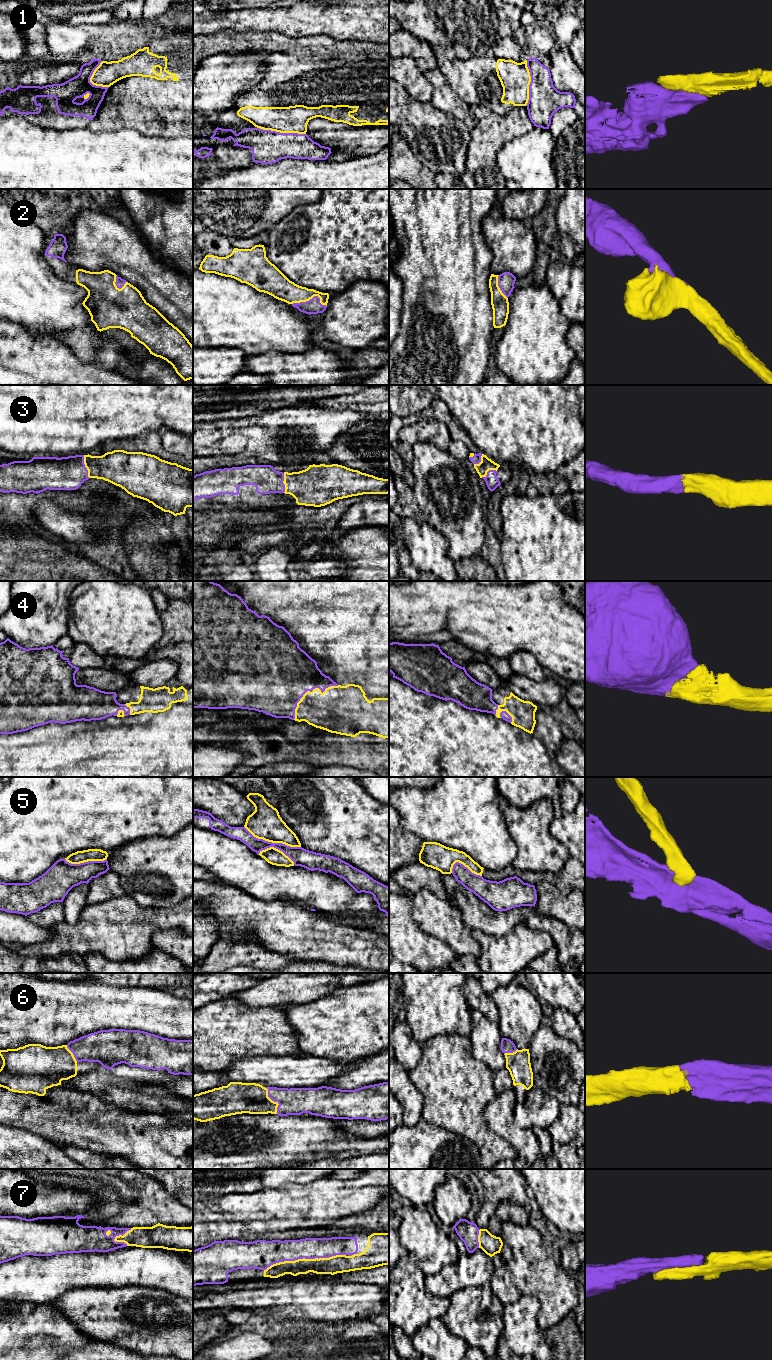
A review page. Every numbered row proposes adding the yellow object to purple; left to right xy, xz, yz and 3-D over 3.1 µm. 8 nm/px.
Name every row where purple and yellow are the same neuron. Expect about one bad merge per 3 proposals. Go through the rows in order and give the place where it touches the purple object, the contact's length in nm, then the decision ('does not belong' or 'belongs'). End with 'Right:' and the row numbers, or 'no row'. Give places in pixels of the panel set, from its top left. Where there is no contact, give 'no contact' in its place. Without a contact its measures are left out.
1: xz (283, 133) | 380 nm | does not belong
2: xz (311, 299) | 280 nm | belongs
3: xy (84, 466) | 190 nm | belongs
4: xz (308, 690) | 460 nm | belongs
5: xz (271, 842) | 480 nm | does not belong
6: xz (273, 1100) | 240 nm | belongs
7: xz (304, 1257) | 700 nm | belongs
Right: 2, 3, 4, 6, 7

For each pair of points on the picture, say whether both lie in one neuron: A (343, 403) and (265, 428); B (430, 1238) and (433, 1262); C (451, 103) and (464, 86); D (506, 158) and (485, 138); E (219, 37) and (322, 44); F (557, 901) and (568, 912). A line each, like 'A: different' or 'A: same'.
A: different
B: same
C: different
D: different
E: same
F: same

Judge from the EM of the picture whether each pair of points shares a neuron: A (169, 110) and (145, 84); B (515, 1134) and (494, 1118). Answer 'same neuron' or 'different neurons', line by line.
A: same neuron
B: same neuron

